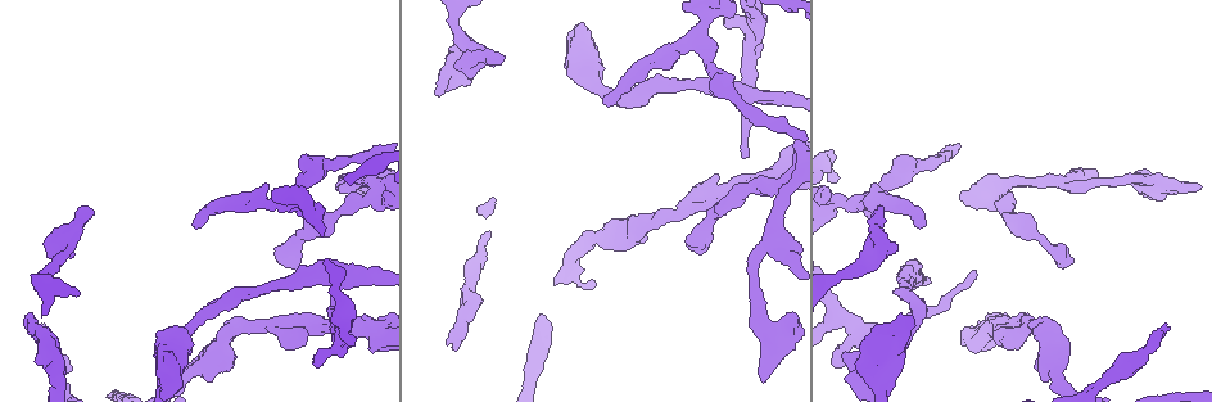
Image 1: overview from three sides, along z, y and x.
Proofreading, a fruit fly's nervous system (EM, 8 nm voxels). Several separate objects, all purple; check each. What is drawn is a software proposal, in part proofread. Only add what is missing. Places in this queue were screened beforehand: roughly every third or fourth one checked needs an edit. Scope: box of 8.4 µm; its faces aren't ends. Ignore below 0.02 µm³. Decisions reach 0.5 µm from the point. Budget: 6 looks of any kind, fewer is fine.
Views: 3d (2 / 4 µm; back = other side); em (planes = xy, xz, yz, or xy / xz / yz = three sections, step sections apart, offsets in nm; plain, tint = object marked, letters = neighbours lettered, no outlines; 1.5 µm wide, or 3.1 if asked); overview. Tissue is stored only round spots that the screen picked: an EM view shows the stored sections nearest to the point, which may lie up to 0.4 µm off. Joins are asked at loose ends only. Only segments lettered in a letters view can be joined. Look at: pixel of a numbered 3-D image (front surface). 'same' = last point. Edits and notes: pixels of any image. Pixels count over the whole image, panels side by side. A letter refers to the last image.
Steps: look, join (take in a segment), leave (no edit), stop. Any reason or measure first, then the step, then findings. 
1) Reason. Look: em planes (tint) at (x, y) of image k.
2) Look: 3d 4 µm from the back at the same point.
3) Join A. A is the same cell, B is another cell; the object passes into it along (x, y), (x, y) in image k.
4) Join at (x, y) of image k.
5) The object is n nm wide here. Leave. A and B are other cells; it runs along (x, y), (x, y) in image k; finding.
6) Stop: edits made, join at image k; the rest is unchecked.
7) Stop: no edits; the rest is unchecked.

Branch stops here. Look: 3d 2 µm at (914, 319) of image 1.

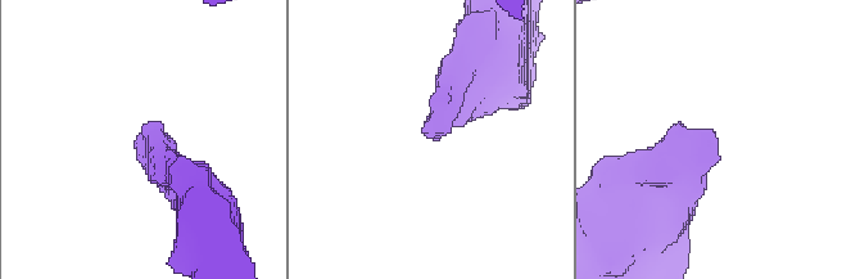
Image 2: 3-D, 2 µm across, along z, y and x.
Shape alone is not enough. Look: em planes (letters) at (143, 135) of image 2.

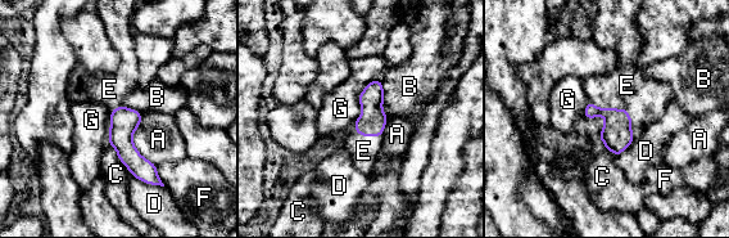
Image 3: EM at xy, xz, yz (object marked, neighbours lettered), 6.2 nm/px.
Join E. E is the same cell, A, B, C, D, F and G are other cells; the object passes into it along (616, 134), (621, 108), (626, 85) in image 3; it goes on there.

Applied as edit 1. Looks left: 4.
Look: overview.

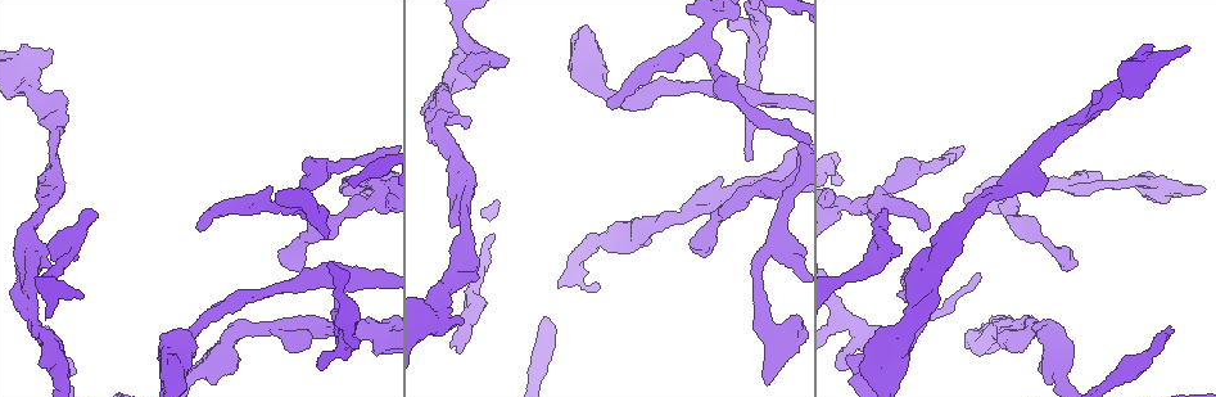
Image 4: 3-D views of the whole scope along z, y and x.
An open end. Look: 3d 2 µm at (501, 64) of image 4.

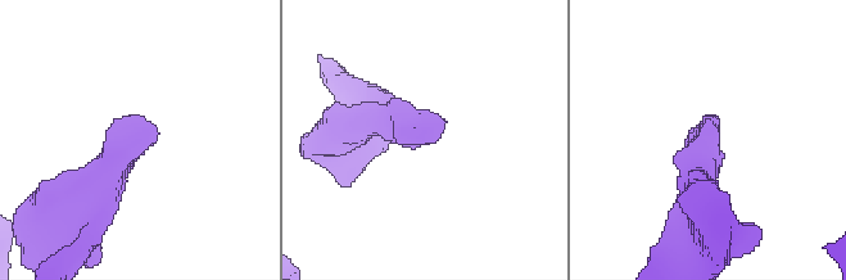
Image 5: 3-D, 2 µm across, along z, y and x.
Now the EM. Look: em planes (letters) at (139, 116) of image 5.

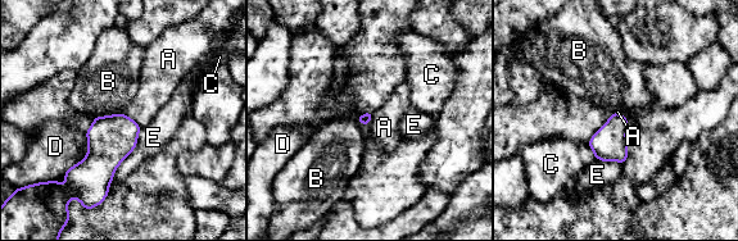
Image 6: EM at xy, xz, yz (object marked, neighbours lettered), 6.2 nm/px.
Leave. A, B, C, D and E are other cells; a border runs along (122, 113), (128, 116), (140, 127) in image 6; no lettered segment goes on from it.

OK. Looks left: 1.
Stop: edits made, join at image 3; the rest is unchecked.

